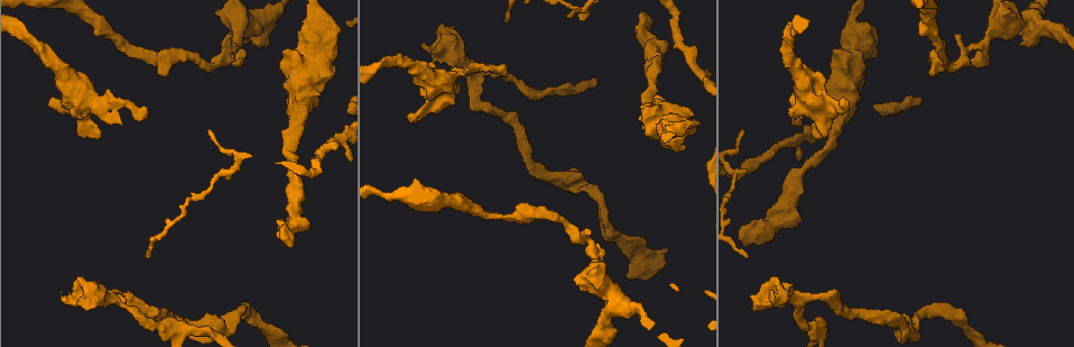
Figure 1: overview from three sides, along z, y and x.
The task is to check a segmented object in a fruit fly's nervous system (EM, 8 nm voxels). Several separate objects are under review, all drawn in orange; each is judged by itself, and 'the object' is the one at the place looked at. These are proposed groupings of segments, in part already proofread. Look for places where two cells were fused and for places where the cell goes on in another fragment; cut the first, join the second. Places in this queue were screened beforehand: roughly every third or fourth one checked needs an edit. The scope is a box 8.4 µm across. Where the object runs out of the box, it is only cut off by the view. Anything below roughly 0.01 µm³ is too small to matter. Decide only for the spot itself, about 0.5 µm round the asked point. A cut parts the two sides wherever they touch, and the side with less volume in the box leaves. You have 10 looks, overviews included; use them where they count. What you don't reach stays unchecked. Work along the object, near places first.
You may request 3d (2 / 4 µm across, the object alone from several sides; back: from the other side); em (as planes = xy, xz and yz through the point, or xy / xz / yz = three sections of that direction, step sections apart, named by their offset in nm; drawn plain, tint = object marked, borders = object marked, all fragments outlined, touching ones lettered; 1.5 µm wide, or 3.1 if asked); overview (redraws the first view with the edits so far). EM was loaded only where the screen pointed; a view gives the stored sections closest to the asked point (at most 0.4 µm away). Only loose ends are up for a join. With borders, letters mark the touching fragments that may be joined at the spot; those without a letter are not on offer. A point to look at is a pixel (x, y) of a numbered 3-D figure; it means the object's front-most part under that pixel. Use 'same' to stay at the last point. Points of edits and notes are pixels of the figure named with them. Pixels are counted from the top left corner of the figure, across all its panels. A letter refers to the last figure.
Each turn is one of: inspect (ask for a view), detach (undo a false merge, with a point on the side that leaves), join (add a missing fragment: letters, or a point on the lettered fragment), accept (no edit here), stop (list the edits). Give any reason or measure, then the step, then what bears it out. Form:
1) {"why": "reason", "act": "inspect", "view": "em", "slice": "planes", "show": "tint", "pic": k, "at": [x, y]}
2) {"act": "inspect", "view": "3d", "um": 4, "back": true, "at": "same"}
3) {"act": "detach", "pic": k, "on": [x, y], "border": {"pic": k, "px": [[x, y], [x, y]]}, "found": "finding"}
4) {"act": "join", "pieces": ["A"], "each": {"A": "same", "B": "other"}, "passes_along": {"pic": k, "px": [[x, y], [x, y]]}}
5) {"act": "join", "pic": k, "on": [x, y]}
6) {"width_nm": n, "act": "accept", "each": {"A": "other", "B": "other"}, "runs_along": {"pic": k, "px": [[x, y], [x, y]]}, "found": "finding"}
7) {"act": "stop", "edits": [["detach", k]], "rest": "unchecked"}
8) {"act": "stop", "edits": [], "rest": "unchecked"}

{"why": "sudden change in width", "act": "inspect", "view": "em", "slice": "xz", "step": 8, "show": "borders", "pic": 1, "at": [121, 302]}

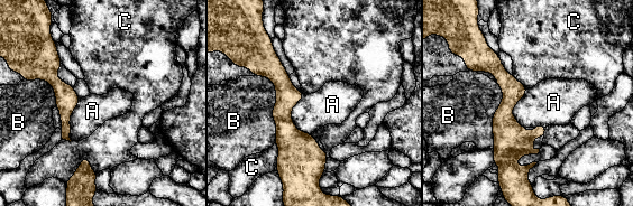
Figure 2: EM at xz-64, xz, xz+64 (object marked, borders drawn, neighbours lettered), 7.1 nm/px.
{"width_nm": 50, "act": "accept", "each": {"A": "other", "B": "other", "C": "other"}, "border": {"pic": 2, "px": [[305, 93], [291, 120], [310, 133]]}, "found": "continuous, no second cell"}

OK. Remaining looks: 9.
{"why": "an open end", "act": "inspect", "view": "em", "slice": "yz", "step": 8, "show": "borders", "pic": 1, "at": [149, 256]}

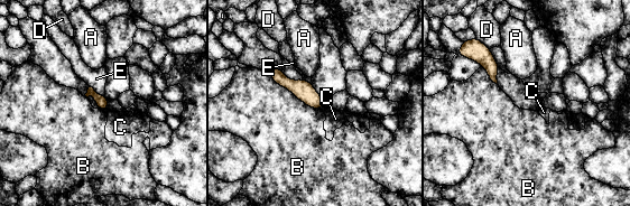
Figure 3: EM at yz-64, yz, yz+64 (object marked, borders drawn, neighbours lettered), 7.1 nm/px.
{"why": "cut it another way", "act": "inspect", "view": "em", "slice": "planes", "show": "borders", "at": "same"}

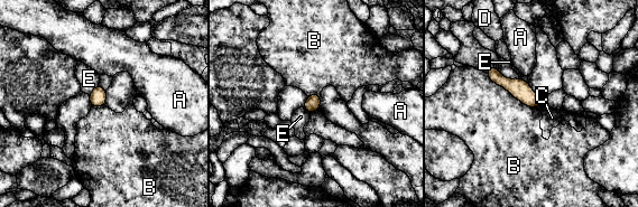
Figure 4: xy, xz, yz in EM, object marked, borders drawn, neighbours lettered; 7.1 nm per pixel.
{"longest_contact_nm": ["B", 440], "act": "accept", "each": {"A": "other", "B": "other", "C": "other", "D": "other", "E": "other"}, "runs_along": {"pic": 4, "px": [[491, 69], [536, 103]]}, "found": "no lettered fragment goes on from it"}

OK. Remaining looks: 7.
{"why": "end of a long branch", "act": "inspect", "view": "em", "slice": "yz", "step": 8, "show": "borders", "pic": 1, "at": [646, 14]}

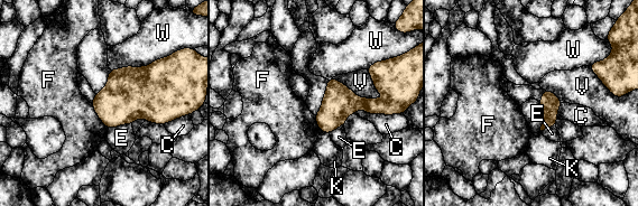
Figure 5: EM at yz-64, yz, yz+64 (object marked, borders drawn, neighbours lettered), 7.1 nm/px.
{"why": "cut it another way", "act": "inspect", "view": "em", "slice": "planes", "show": "borders", "at": "same"}

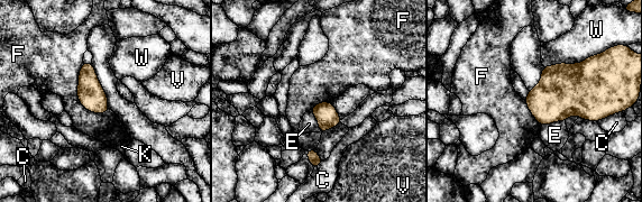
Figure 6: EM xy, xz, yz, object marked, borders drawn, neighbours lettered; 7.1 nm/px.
{"act": "accept", "each": {"C": "other", "E": "other", "F": "other", "K": "other", "V": "other", "W": "other"}, "found": "none of them fits"}

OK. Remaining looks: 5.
{"why": "branch stops here", "act": "inspect", "view": "3d", "um": 2, "pic": 1, "at": [55, 110]}

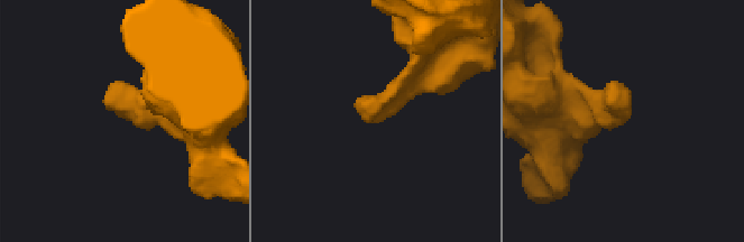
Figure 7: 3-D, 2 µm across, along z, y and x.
{"act": "inspect", "view": "em", "slice": "xy", "step": 8, "show": "tint", "pic": 7, "at": [629, 114]}

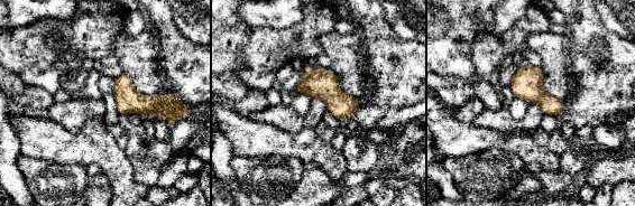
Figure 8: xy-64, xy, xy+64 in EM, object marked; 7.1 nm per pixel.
{"act": "inspect", "view": "em", "slice": "planes", "show": "borders", "at": "same"}

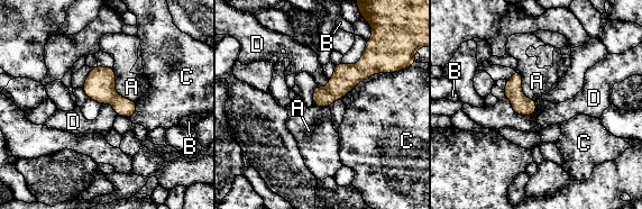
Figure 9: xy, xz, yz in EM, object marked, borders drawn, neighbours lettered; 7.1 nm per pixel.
{"longest_contact_nm": ["C", 340], "act": "accept", "each": {"A": "other", "B": "other", "C": "other", "D": "other"}, "found": "no lettered fragment goes on from it"}

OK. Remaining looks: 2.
{"act": "stop", "edits": [], "rest": "unchecked"}

